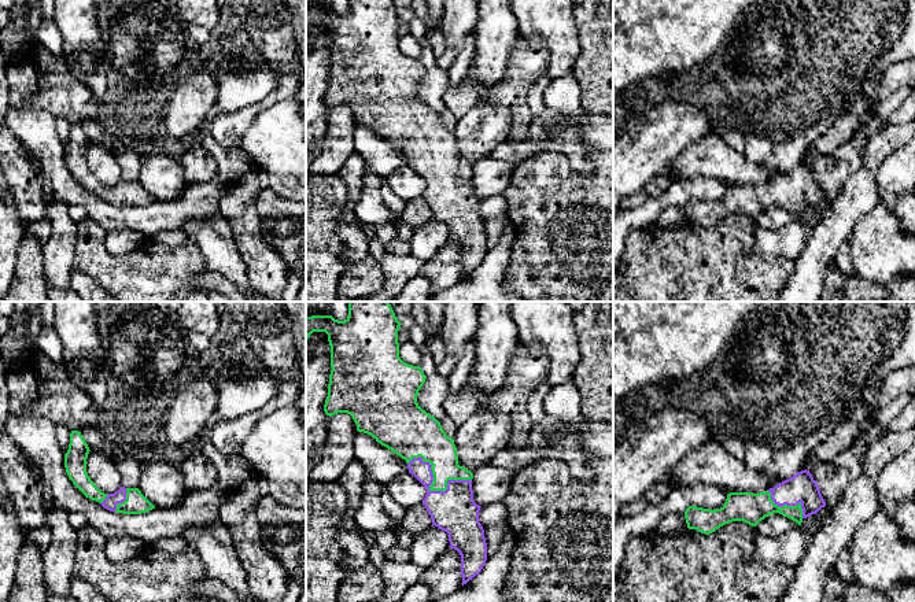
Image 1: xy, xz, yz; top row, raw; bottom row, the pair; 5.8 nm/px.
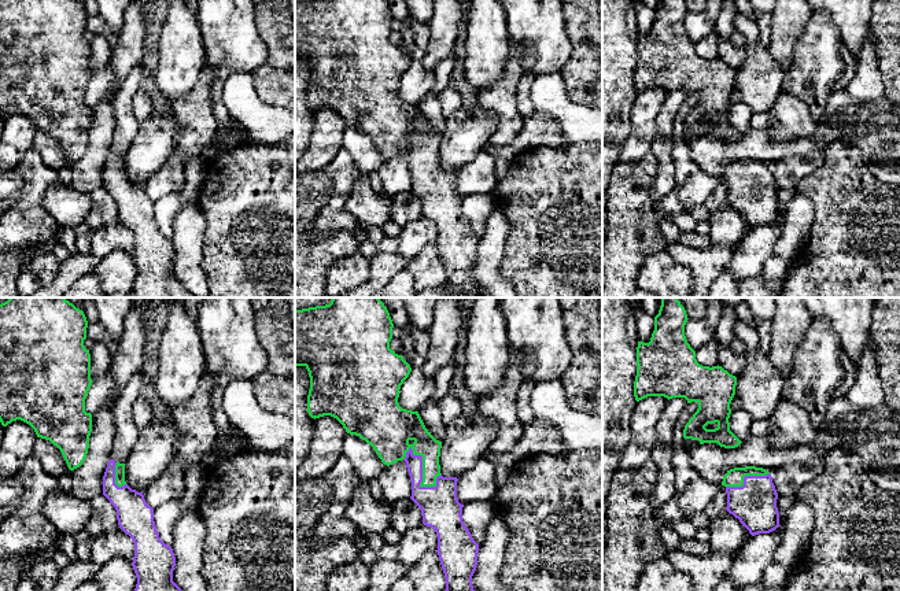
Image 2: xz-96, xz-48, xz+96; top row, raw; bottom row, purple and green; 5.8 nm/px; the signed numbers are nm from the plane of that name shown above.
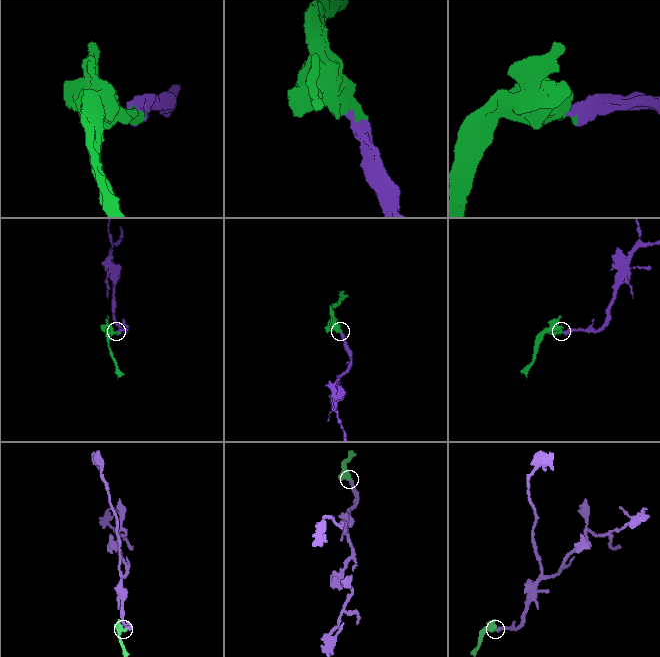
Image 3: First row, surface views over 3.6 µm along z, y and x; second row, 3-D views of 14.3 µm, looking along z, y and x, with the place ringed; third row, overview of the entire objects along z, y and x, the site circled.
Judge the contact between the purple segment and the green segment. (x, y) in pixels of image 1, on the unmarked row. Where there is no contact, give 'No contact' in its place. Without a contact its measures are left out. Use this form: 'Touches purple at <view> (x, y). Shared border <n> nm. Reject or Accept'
Touches purple at xz (428, 183). Shared border 400 nm. Accept

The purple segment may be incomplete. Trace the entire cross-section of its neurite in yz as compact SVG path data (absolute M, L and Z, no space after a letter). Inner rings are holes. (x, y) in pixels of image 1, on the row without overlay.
M805 162L759 186L730 185L720 202L689 199L685 211L689 222L709 228L733 214L744 214L756 219L774 206L779 206L801 218L804 211L816 207L824 199L826 195L818 176Z

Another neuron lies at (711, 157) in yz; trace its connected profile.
M713 132L689 145L671 165L669 174L679 176L682 182L696 177L711 177L733 185L753 186L782 176L761 163L748 160L744 154L731 148L724 137Z

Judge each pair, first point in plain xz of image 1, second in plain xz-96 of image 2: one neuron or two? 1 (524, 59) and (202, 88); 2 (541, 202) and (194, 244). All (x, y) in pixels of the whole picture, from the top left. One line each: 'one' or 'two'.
1: one
2: two

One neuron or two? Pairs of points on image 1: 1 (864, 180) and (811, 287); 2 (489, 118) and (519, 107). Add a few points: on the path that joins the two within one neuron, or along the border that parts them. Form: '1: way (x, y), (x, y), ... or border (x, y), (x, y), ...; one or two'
1: way (849, 206), (822, 243), (814, 261); one
2: border (486, 99), (509, 113), (511, 133), (508, 141); two

